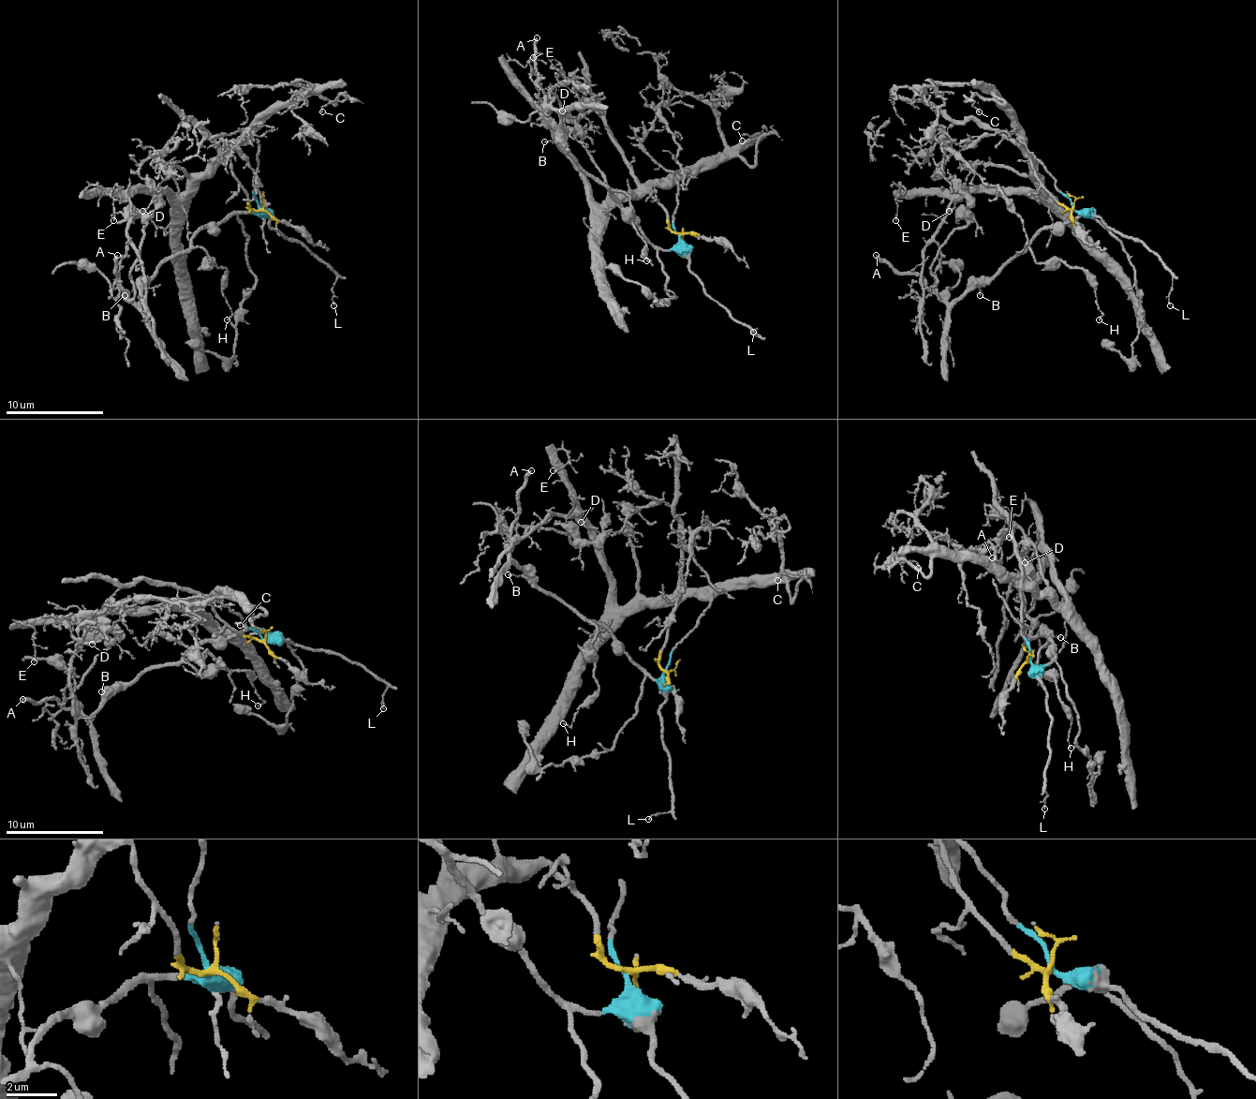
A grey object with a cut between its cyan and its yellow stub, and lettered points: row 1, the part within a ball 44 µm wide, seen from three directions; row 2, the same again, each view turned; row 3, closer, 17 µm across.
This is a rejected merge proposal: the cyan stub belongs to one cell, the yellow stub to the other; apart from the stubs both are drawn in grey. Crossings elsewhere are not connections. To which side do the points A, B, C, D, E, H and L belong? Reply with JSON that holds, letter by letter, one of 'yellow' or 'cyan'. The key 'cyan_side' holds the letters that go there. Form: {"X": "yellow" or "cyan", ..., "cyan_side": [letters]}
{"A": "cyan", "B": "cyan", "C": "yellow", "D": "cyan", "E": "yellow", "H": "cyan", "L": "cyan", "cyan_side": ["A", "B", "D", "H", "L"]}

